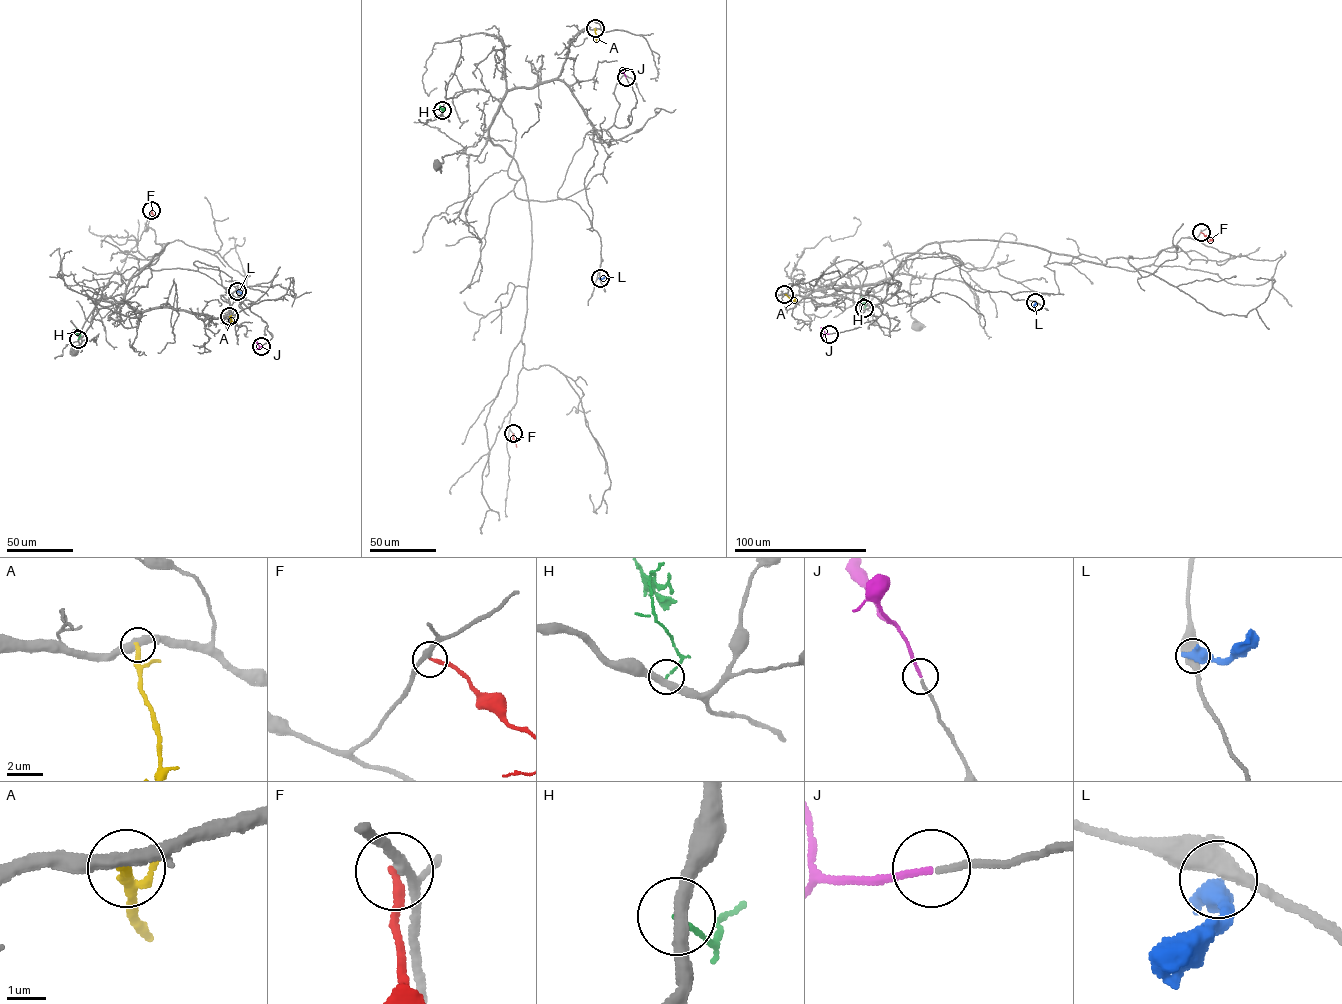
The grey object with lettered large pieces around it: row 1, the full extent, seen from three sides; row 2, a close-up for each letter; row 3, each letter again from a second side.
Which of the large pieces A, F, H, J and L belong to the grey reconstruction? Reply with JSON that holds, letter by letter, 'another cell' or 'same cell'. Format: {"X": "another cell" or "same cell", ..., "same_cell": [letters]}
{"A": "another cell", "F": "another cell", "H": "another cell", "J": "same cell", "L": "another cell", "same_cell": ["J"]}

